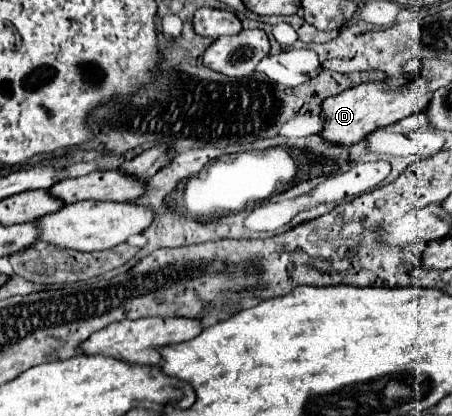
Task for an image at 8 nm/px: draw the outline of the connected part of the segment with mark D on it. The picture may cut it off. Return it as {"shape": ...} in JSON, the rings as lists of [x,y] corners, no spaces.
{"shape":[[[417,76],[407,88],[403,90],[389,90],[385,88],[385,80],[381,82],[367,82],[355,88],[349,88],[341,92],[339,96],[331,96],[323,102],[321,116],[323,116],[323,128],[319,136],[333,144],[333,146],[353,146],[361,142],[367,134],[371,134],[377,128],[395,124],[397,120],[413,114],[413,112],[423,112],[427,108],[429,96],[427,96],[427,82]]]}

